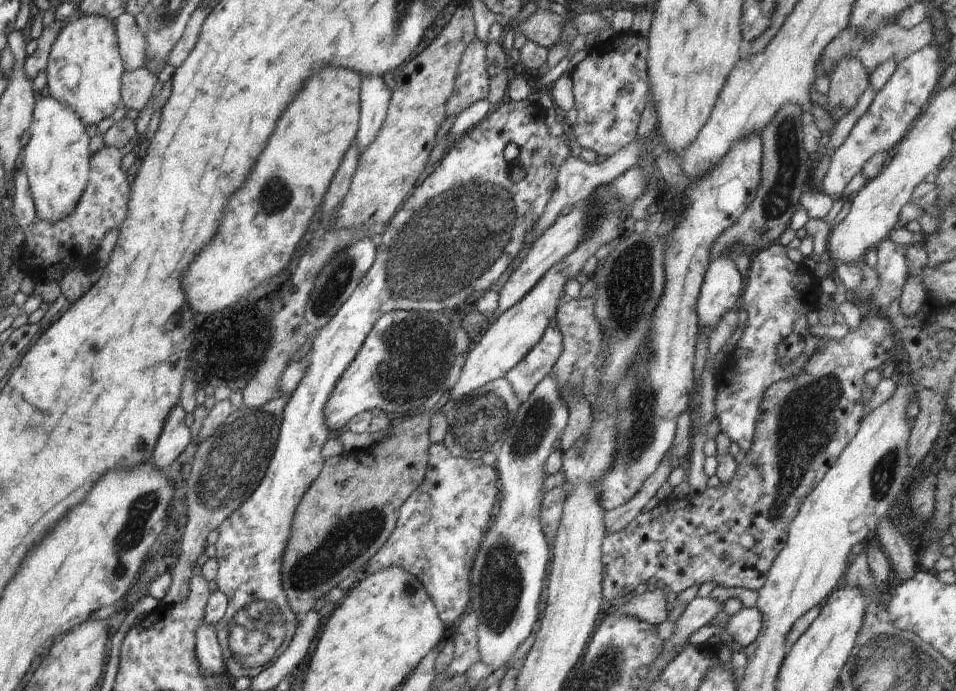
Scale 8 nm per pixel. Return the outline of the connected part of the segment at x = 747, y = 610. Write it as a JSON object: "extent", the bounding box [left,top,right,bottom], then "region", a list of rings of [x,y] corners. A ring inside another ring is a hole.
{"extent":[727,607,762,650],"region":[[[742,607],[727,623],[727,632],[738,650],[750,646],[760,634],[761,628],[762,615],[757,607]]]}

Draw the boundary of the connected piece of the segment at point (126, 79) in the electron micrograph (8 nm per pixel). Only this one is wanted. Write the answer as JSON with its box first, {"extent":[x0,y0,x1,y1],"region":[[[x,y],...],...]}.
{"extent":[121,67,156,112],"region":[[[146,67],[124,71],[121,78],[121,100],[126,108],[140,112],[152,96],[156,76]]]}

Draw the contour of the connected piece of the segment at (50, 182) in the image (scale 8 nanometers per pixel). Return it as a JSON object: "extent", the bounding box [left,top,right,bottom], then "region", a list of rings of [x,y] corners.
{"extent":[22,96,91,223],"region":[[[51,96],[35,104],[29,126],[30,140],[24,148],[22,170],[29,180],[36,214],[45,221],[56,223],[70,216],[86,188],[91,157],[90,138],[80,117],[67,104]]]}

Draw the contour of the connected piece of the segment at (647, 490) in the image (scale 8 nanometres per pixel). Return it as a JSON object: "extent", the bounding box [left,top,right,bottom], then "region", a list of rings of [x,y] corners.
{"extent":[603,454,674,534],"region":[[[667,454],[660,466],[653,472],[640,487],[640,490],[626,503],[612,510],[605,511],[603,521],[607,534],[612,534],[623,529],[631,520],[634,520],[641,513],[642,508],[648,504],[648,501],[656,496],[656,491],[667,478],[674,468],[671,466],[671,455]]]}

